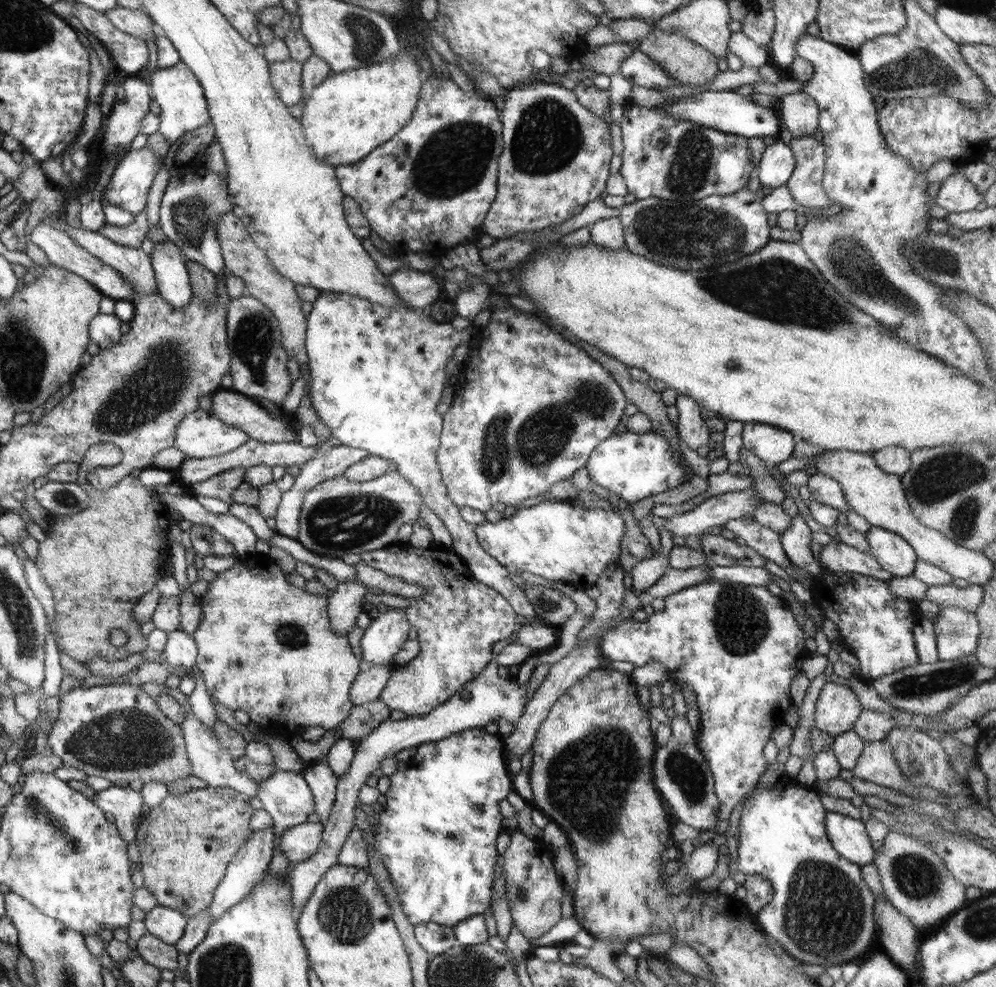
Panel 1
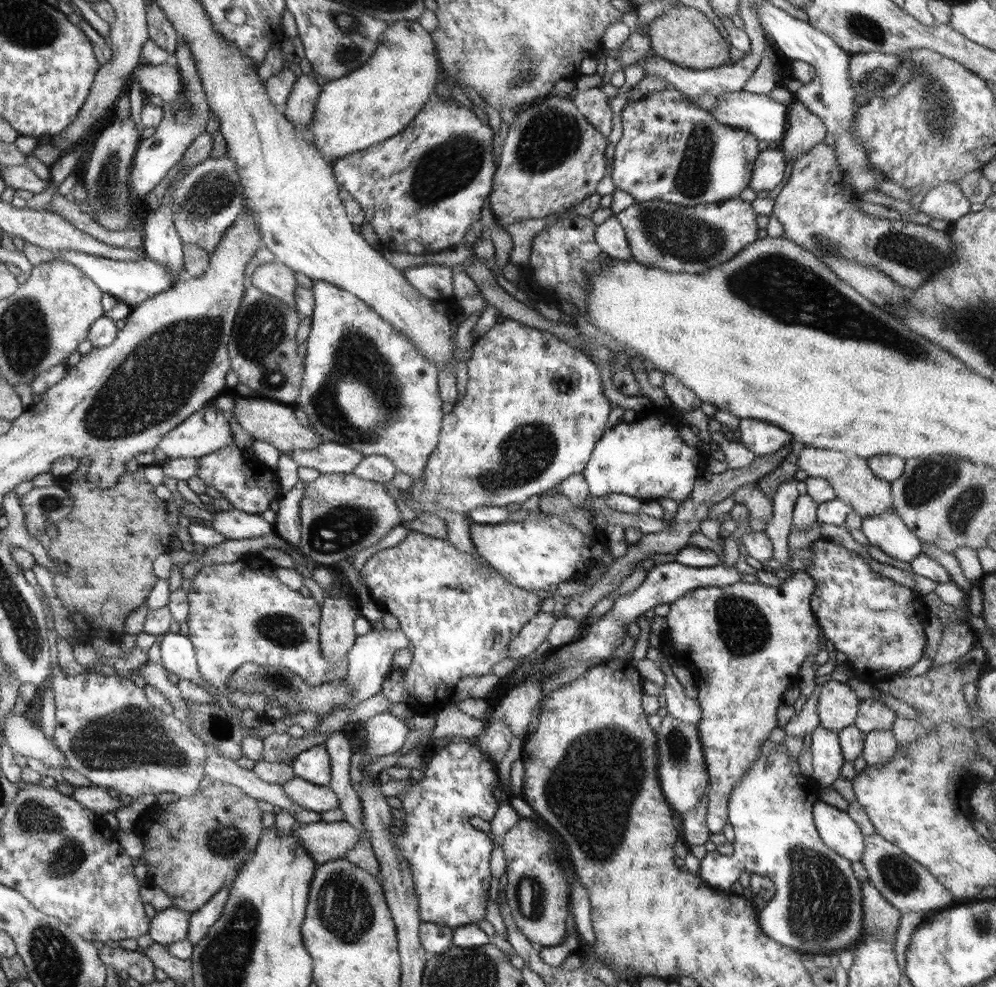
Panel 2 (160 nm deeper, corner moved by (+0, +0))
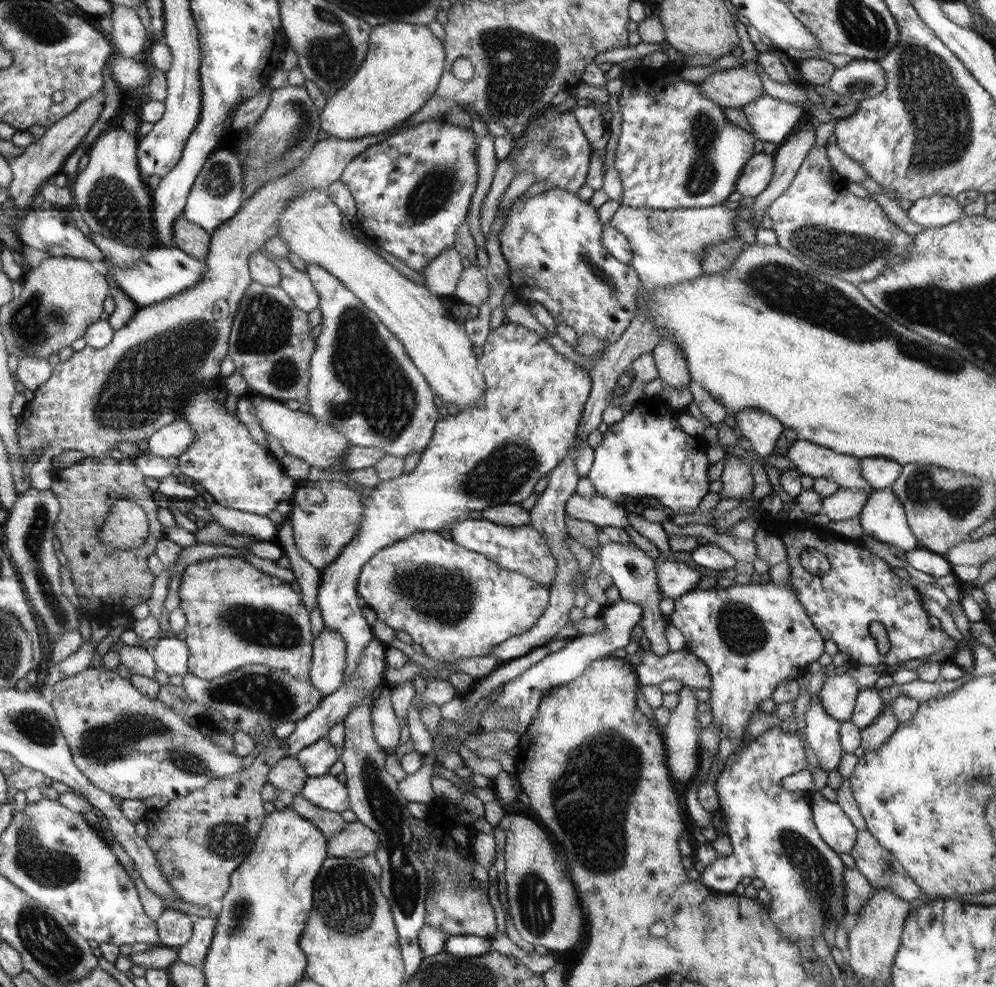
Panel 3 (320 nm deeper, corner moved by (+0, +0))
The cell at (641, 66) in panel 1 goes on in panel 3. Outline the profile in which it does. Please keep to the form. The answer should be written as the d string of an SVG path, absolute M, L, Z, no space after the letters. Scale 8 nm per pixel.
M743 67L728 68L712 73L697 85L721 107L737 108L746 106L765 93L763 82L754 70Z

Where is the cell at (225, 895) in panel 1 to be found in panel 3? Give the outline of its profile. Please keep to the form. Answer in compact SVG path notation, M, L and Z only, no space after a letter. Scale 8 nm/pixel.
M214 911L211 913L212 915L208 918L196 918L194 920L192 938L188 944L177 948L178 961L199 969L203 968L218 922L218 914Z

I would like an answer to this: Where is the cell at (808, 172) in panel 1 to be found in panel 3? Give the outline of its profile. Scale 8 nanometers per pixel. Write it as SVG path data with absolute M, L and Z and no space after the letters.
M825 146L812 148L788 190L768 207L767 213L774 223L772 230L776 233L778 245L790 250L802 264L857 286L875 279L885 268L905 261L909 255L909 246L914 244L914 236L890 222L874 200L858 198L848 192L848 182L832 168L825 150Z

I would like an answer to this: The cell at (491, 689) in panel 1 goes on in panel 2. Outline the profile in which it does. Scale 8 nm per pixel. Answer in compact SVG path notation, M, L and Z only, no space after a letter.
M390 711L376 714L364 724L366 730L366 744L361 768L375 762L380 756L396 754L404 746L406 736L410 730L406 727L404 720L394 716Z

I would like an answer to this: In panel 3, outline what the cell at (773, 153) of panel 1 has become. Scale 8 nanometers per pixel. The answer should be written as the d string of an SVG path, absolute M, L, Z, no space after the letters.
M762 152L754 154L736 182L736 193L742 197L758 197L768 188L772 176L774 176L774 157Z

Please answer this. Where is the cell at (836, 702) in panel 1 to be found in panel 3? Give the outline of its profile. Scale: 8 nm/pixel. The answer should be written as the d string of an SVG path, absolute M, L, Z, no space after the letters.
M848 674L830 676L817 694L824 712L834 720L844 723L850 721L856 706L860 687Z

